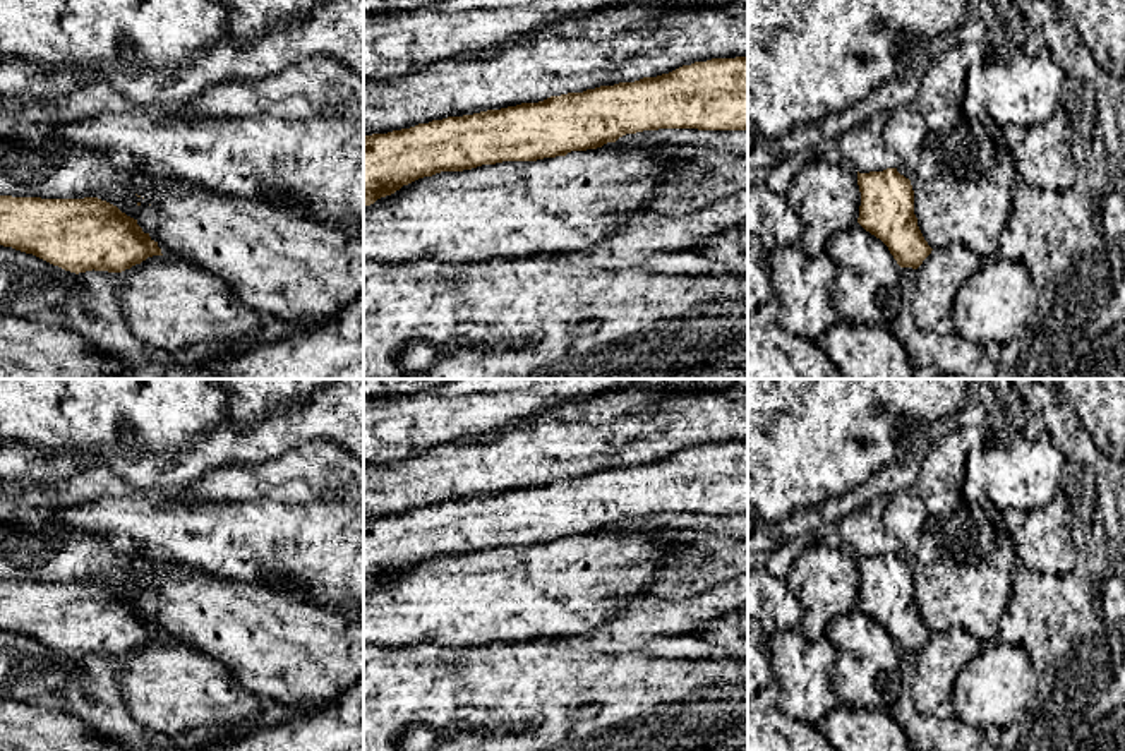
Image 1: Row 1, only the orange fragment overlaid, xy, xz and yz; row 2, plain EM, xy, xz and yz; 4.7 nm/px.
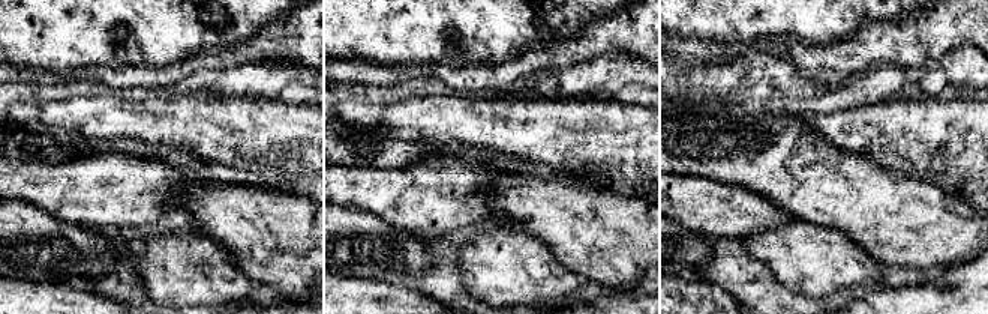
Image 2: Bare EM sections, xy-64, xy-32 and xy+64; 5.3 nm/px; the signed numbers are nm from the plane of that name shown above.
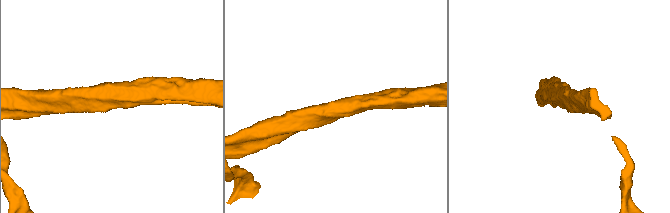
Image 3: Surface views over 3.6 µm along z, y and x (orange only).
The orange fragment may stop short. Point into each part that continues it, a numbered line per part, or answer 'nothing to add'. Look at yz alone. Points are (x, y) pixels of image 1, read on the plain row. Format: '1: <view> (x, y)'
nothing to add

